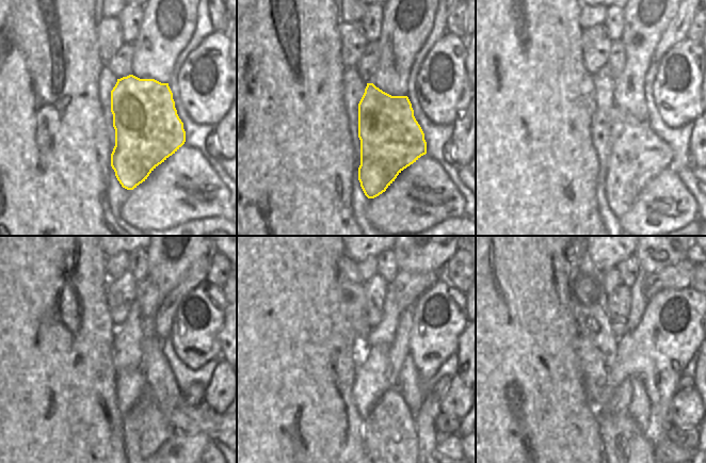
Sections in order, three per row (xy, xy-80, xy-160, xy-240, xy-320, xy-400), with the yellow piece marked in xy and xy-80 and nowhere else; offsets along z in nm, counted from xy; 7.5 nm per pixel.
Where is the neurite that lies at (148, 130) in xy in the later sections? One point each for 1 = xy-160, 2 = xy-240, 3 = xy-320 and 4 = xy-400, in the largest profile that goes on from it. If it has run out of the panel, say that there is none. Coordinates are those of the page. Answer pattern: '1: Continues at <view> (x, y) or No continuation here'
1: Continues at xy-160 (638, 155)
2: Continues at xy-240 (157, 429)
3: Continues at xy-320 (438, 389)
4: Continues at xy-400 (686, 382).

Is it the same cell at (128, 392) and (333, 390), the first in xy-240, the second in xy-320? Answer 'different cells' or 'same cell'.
different cells

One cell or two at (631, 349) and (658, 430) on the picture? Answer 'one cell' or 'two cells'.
one cell

